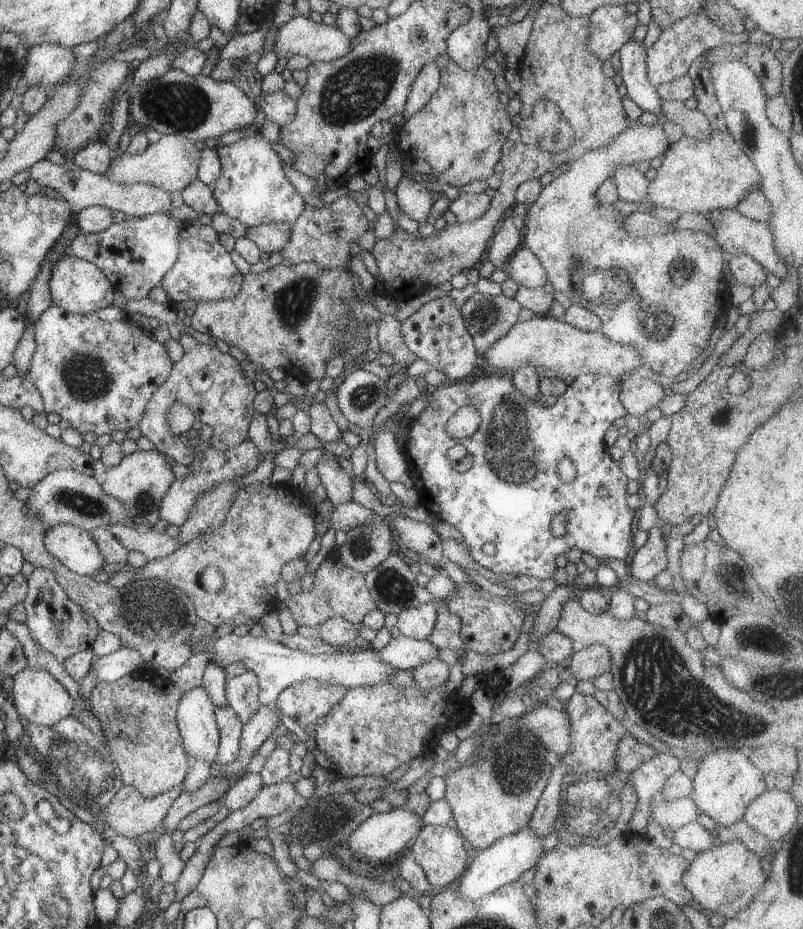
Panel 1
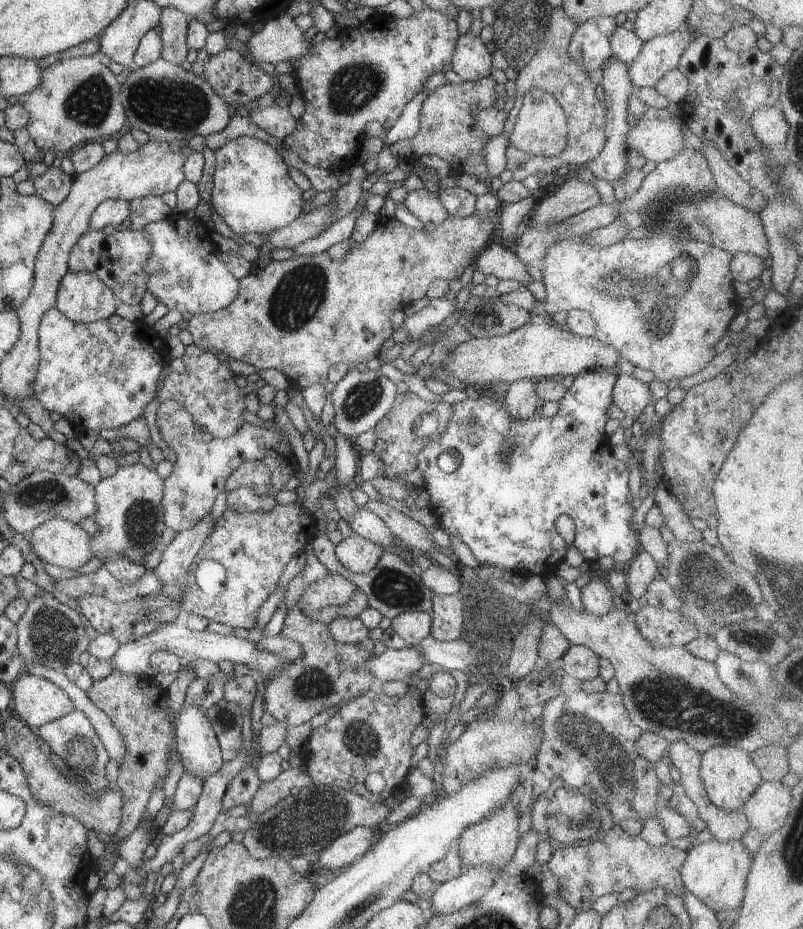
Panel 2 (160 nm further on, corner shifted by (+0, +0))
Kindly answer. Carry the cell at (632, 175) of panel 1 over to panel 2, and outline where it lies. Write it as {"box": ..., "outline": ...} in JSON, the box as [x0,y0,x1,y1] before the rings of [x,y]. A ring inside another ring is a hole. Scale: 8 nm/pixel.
{"box":[584,55,634,183],"outline":[[[612,55],[607,60],[608,66],[603,70],[602,83],[600,85],[602,99],[608,114],[606,116],[606,144],[604,149],[594,160],[588,162],[584,167],[588,168],[598,179],[607,183],[618,182],[626,176],[626,172],[630,170],[628,163],[628,148],[626,146],[626,138],[628,138],[628,130],[631,129],[628,124],[628,99],[634,92],[633,82],[630,80],[629,70],[624,62],[618,62],[616,56]]]}

